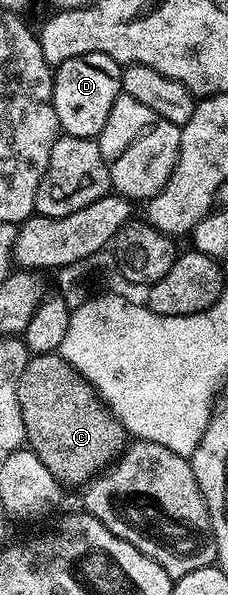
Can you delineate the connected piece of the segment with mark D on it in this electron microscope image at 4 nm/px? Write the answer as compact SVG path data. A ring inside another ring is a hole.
M104 54L73 56L62 62L53 74L55 87L51 97L60 131L73 138L98 139L113 104L119 99L122 75L120 63Z

